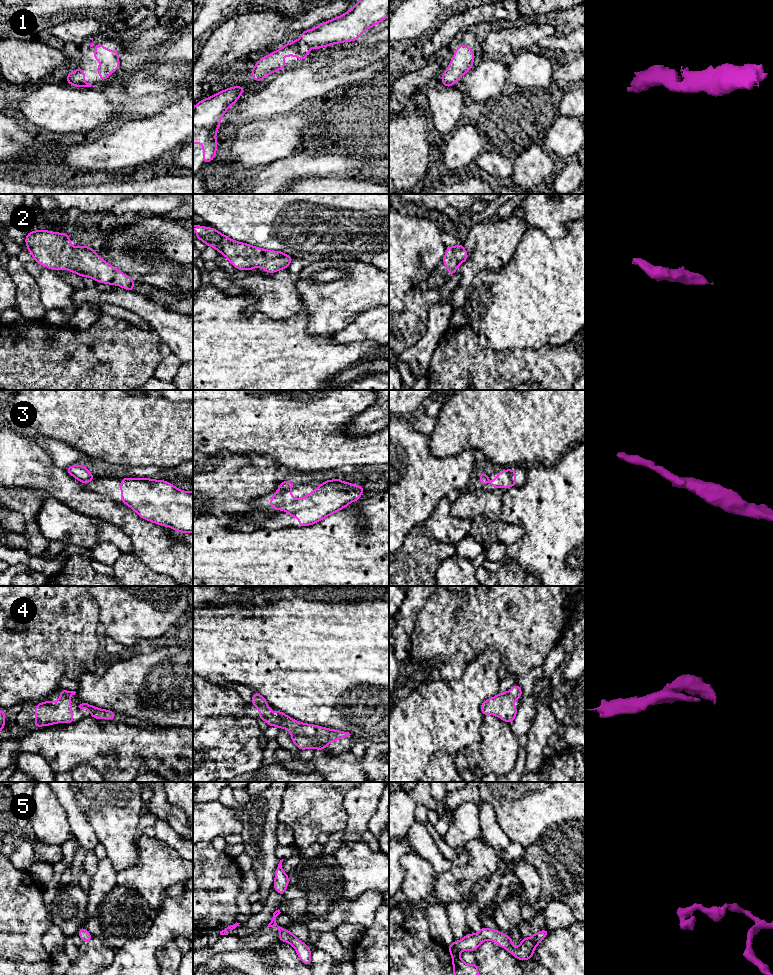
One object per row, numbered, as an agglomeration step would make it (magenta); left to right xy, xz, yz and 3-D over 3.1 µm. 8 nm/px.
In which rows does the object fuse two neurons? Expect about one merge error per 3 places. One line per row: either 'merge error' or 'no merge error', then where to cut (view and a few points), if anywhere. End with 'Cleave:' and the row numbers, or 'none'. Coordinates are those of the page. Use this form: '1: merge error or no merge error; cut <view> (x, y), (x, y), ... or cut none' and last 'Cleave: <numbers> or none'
1: no merge error; cut none
2: no merge error; cut none
3: merge error; cut xz (279, 489), (284, 490)
4: no merge error; cut none
5: no merge error; cut none
Cleave: 3

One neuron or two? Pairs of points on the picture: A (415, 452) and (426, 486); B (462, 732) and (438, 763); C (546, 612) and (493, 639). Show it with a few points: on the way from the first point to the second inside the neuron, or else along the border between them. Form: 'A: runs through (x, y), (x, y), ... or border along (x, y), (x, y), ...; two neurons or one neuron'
A: runs through (415, 460), (415, 475), (418, 478); one neuron
B: border along (453, 756), (436, 751), (427, 766); two neurons
C: runs through (533, 612), (520, 612), (506, 626); one neuron

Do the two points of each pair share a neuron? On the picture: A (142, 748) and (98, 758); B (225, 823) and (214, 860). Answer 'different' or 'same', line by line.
A: same
B: different

